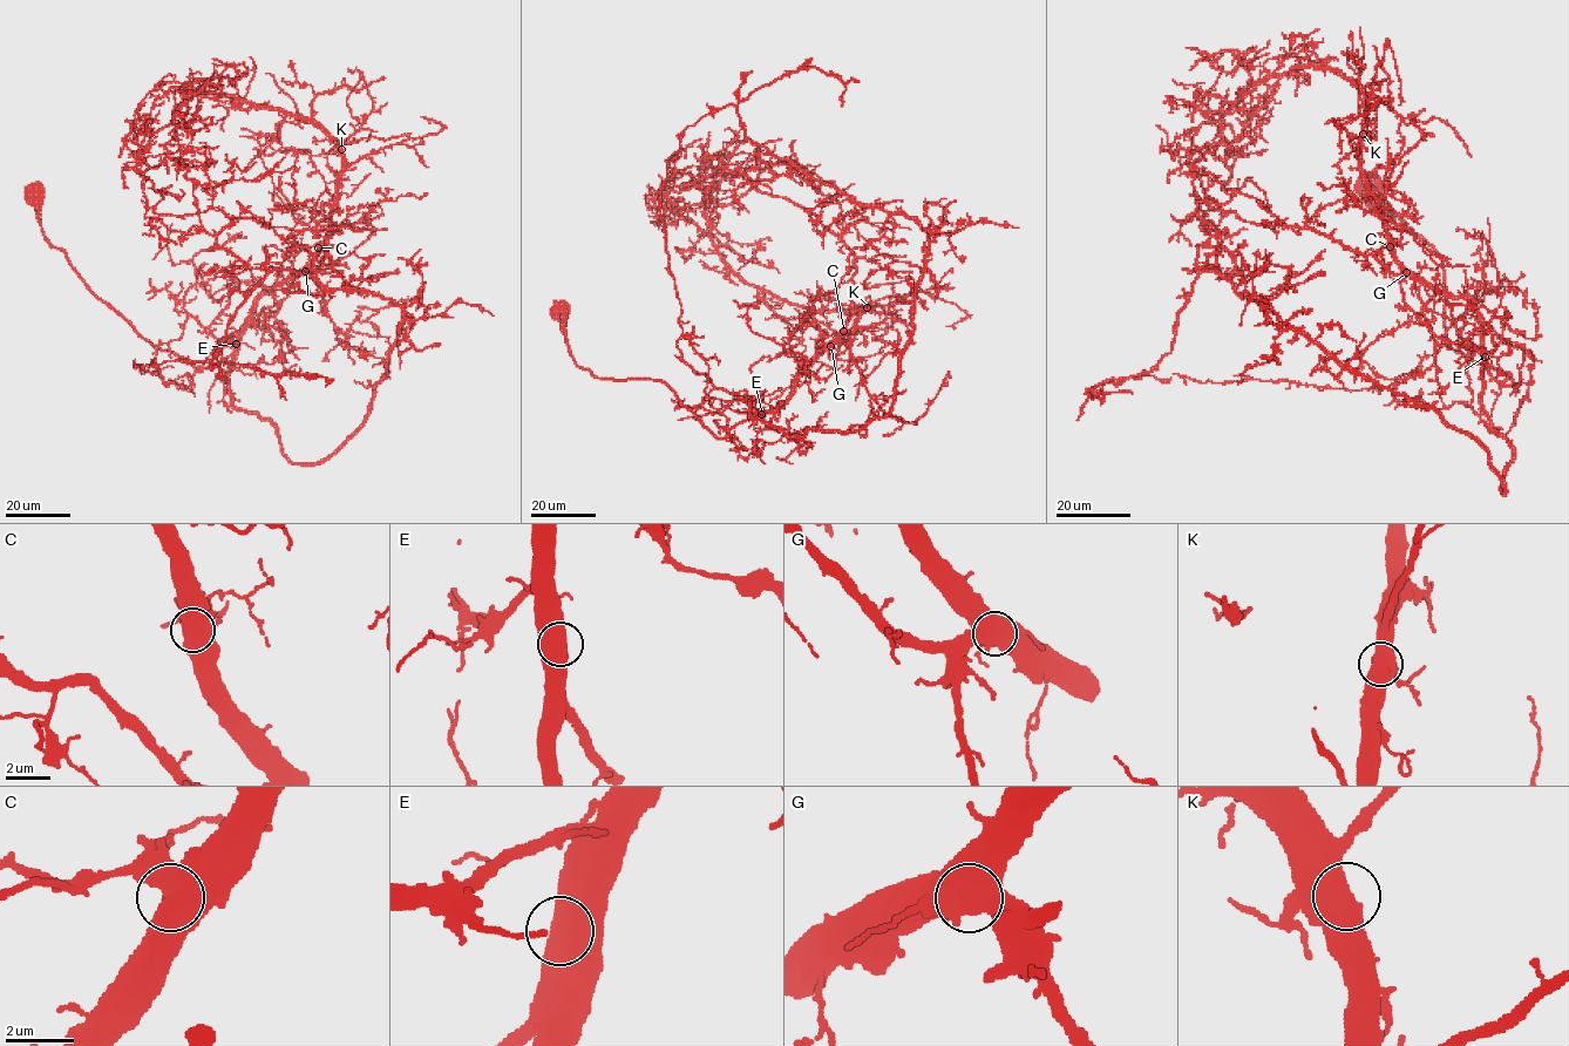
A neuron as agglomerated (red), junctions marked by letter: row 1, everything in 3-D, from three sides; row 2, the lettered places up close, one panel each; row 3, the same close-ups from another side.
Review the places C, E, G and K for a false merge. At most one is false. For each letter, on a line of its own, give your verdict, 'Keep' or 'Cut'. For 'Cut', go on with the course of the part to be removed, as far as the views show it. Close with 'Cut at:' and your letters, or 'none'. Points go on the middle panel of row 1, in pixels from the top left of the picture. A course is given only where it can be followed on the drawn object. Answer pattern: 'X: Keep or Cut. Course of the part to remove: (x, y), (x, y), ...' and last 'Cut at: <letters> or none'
C: Keep
E: Keep
G: Keep
K: Keep
Cut at: none

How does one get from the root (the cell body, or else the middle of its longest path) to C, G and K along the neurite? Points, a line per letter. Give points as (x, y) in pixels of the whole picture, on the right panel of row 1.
C: (1365, 190), (1441, 259), (1446, 341), (1502, 371), (1512, 386), (1486, 366), (1474, 305), (1424, 285), (1390, 246)
G: (1365, 190), (1441, 259), (1446, 341), (1502, 371), (1512, 386), (1486, 366), (1474, 305), (1406, 272)
K: (1365, 190), (1441, 259), (1446, 341), (1512, 386), (1486, 366), (1474, 305), (1393, 253), (1363, 134)

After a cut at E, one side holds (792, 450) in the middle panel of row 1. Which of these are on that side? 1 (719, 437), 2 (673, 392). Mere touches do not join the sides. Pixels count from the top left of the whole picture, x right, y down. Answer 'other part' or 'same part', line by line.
1: other part
2: other part

